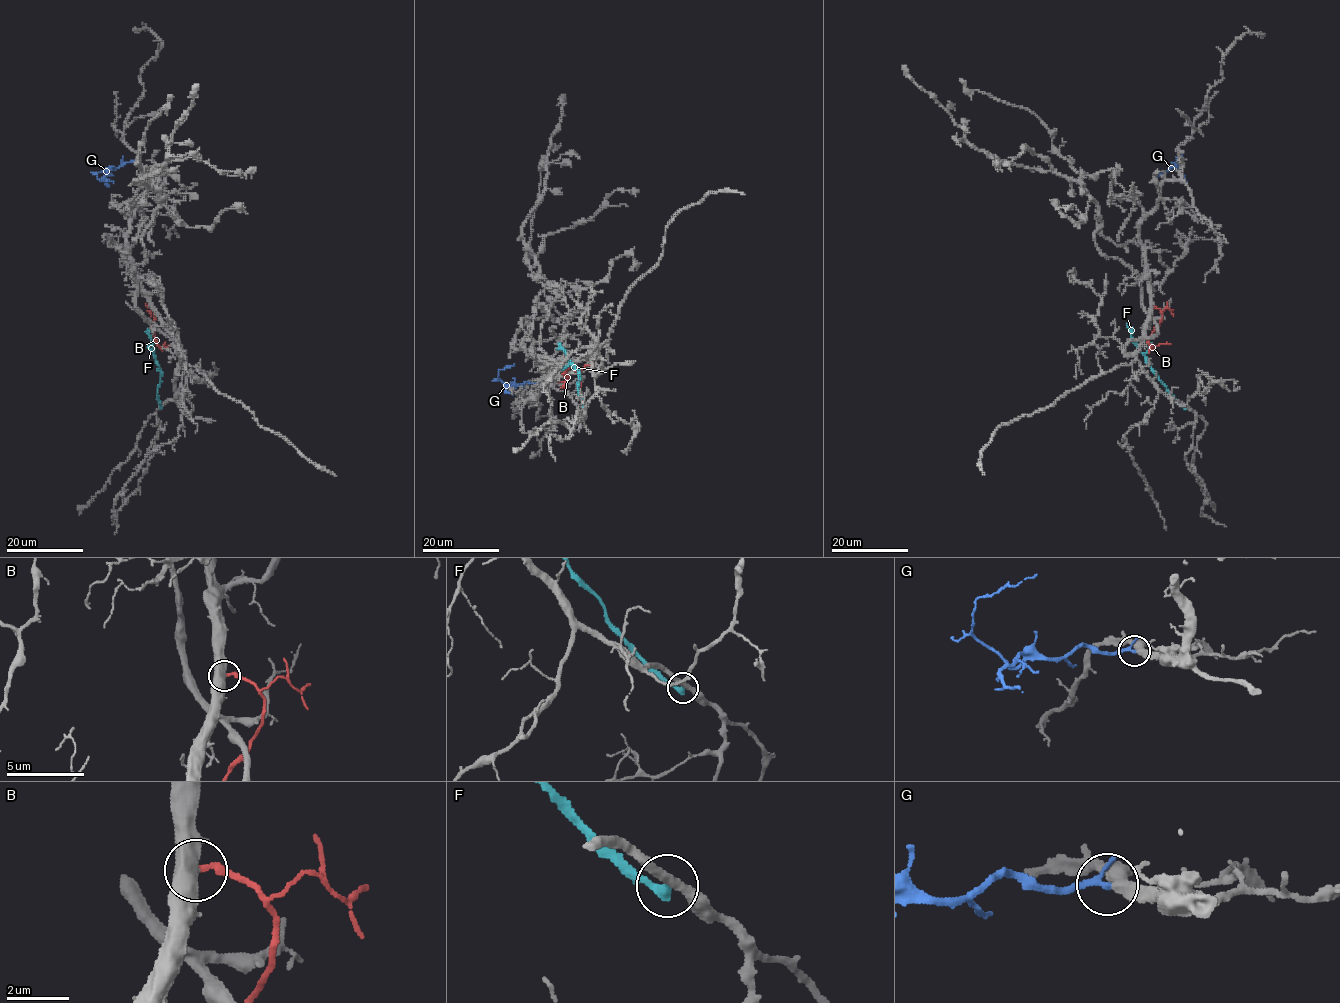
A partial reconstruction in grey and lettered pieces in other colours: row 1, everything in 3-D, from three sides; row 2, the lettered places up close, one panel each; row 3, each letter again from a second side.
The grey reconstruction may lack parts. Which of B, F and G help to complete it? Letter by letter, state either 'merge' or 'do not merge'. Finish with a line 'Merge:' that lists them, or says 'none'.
B: do not merge
F: do not merge
G: merge
Merge: G

